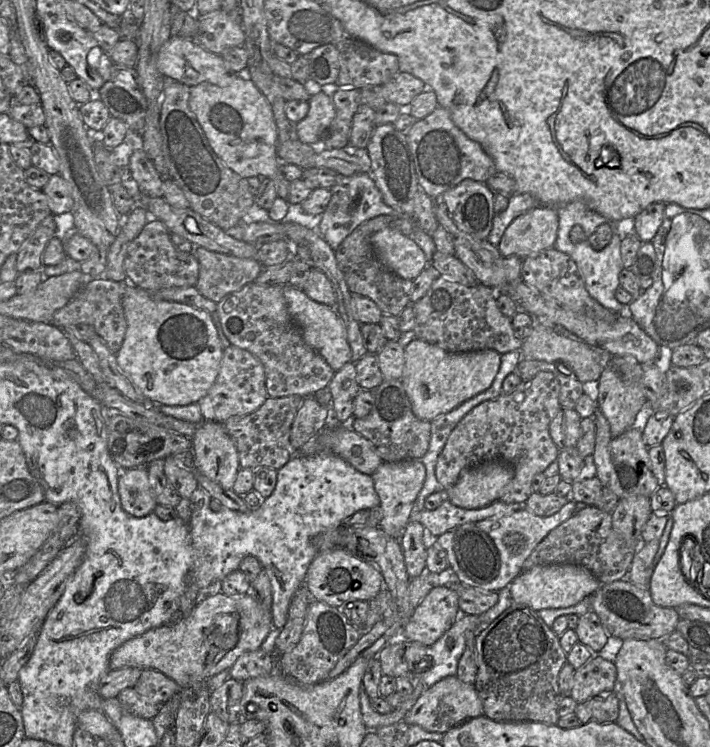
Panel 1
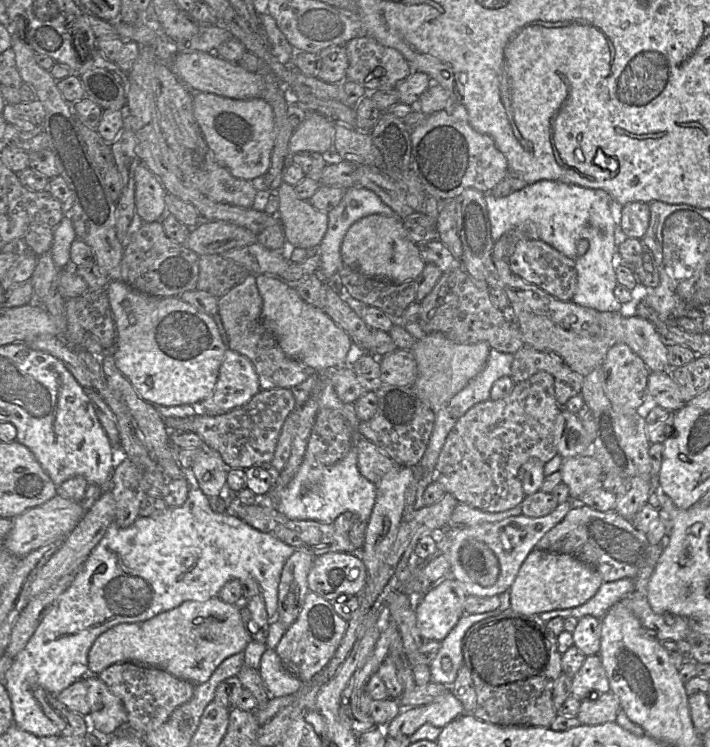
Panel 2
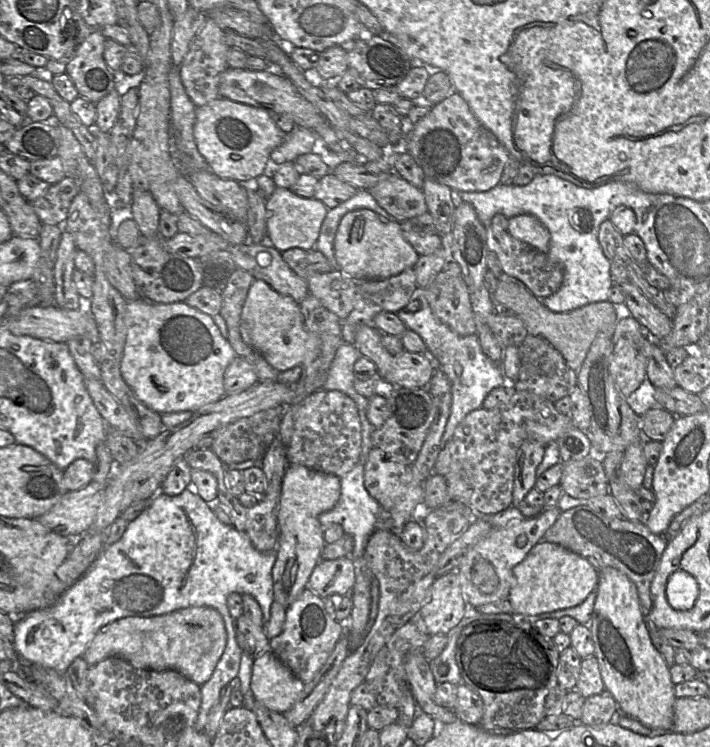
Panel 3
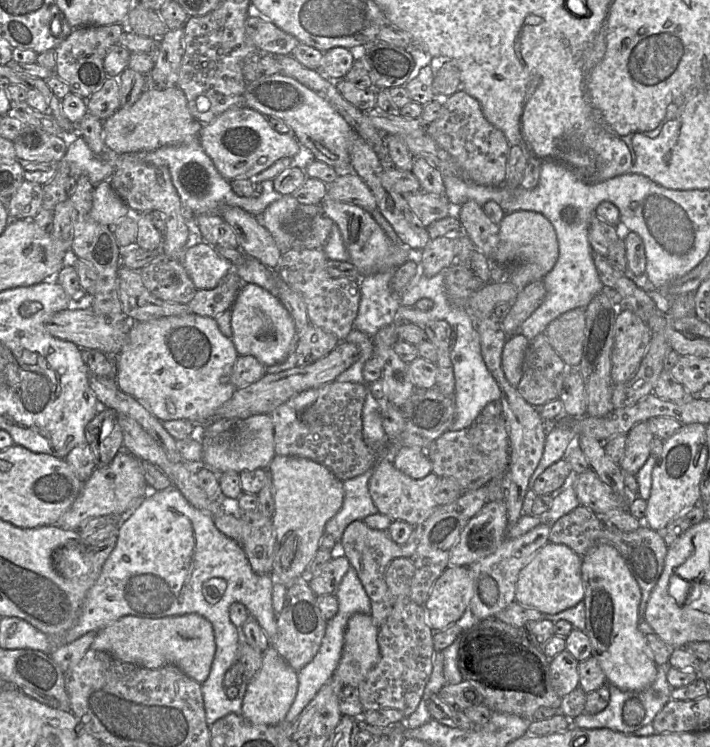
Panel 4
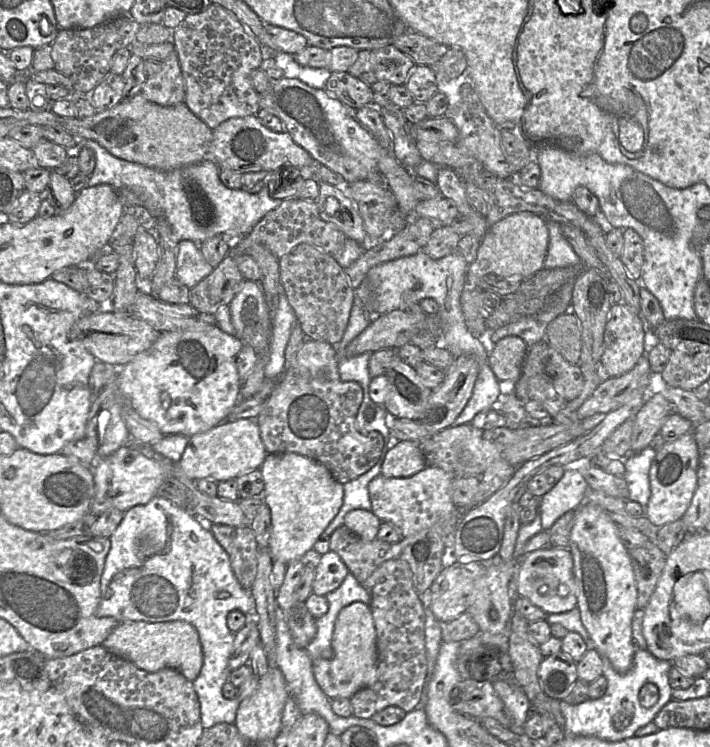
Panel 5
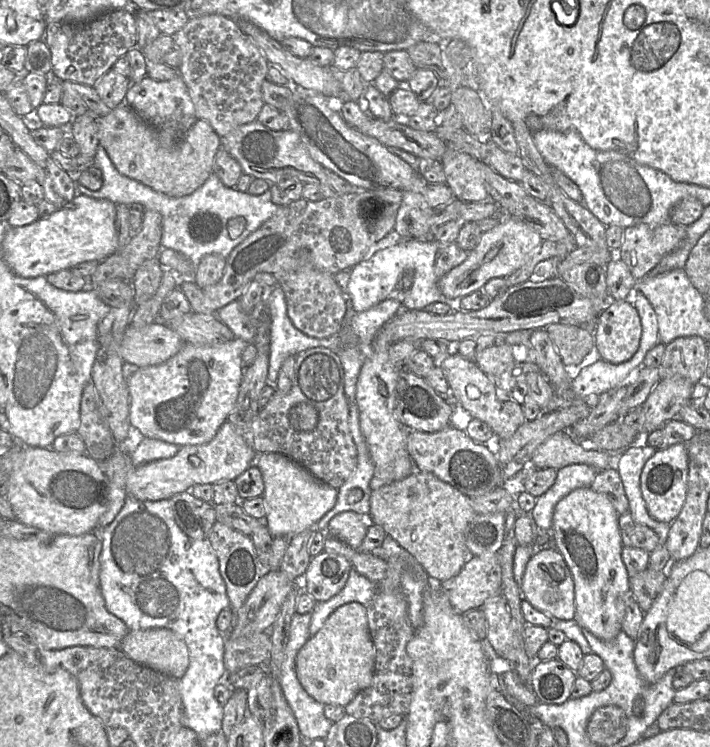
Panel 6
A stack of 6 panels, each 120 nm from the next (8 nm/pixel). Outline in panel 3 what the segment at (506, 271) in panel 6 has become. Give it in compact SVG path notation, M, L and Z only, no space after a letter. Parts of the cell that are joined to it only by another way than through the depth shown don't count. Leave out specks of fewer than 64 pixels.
M522 214L509 218L507 231L514 238L532 245L541 252L548 253L550 232L535 216Z

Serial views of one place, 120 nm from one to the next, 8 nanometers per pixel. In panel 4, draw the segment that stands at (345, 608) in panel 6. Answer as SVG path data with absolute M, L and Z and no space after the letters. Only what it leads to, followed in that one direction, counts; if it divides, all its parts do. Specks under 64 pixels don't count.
M355 613L347 623L341 657L332 681L358 687L380 658L378 631L371 614Z

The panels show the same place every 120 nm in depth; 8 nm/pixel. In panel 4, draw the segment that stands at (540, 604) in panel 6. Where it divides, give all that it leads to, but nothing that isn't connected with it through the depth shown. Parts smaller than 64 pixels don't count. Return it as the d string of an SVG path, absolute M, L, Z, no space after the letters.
M548 542L520 571L516 583L515 600L541 613L556 614L583 601L582 556L564 544Z

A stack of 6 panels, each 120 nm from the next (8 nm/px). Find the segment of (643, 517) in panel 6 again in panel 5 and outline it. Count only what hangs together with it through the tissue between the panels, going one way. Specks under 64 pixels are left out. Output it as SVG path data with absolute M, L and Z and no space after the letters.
M650 447L636 454L623 458L625 465L624 479L628 486L628 500L641 505L646 516L647 504L650 498L649 470L657 451Z

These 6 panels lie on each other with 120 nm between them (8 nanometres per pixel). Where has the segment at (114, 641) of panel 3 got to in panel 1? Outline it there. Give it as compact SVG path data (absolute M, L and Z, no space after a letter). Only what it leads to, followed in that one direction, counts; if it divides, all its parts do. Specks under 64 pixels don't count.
M217 592L204 596L187 616L178 617L121 644L109 657L109 669L154 669L184 689L202 684L221 671L229 671L241 655L259 647L273 628L271 610L263 607L251 592L240 596Z

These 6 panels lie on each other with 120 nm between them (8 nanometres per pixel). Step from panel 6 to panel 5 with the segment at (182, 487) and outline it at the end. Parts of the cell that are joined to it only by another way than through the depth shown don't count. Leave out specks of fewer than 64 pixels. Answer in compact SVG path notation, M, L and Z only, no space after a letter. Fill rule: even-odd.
M254 419L225 420L210 430L189 437L181 459L175 465L191 480L211 479L215 482L236 479L257 470L267 455L259 426ZM124 445L106 458L98 458L91 466L95 494L90 512L96 516L109 509L126 512L136 505L148 503L170 478L155 460L140 453L134 446Z

